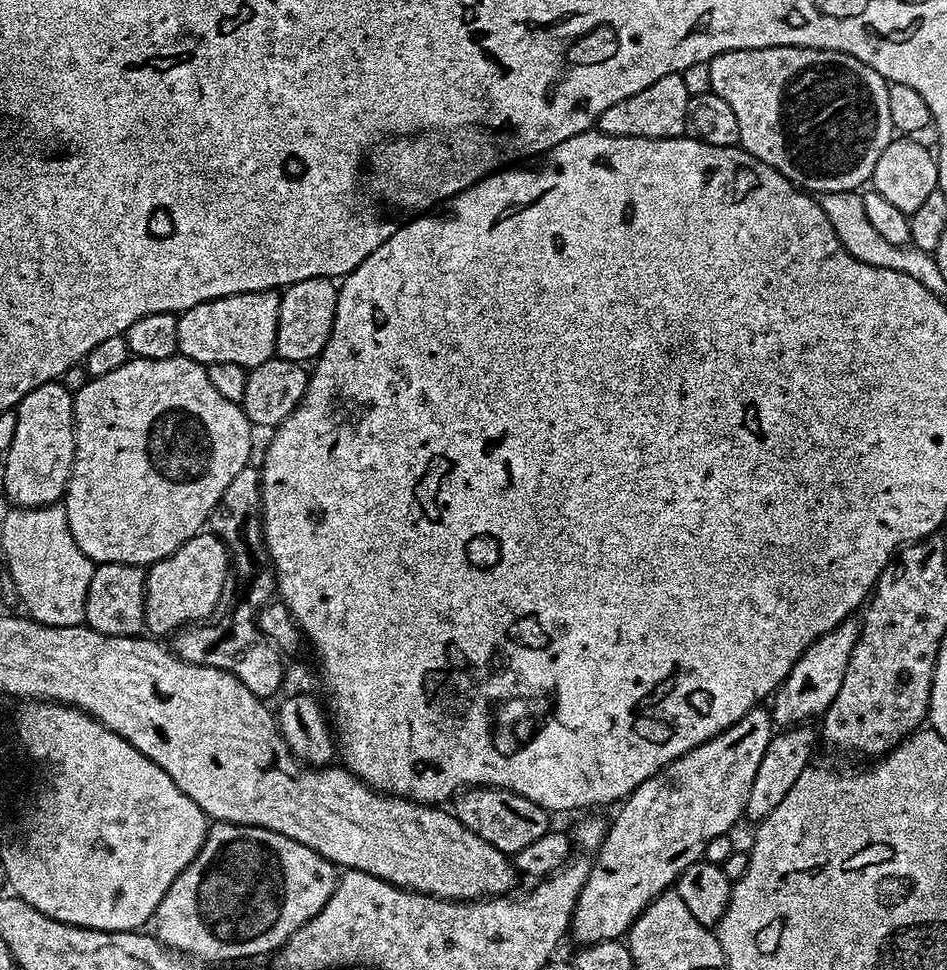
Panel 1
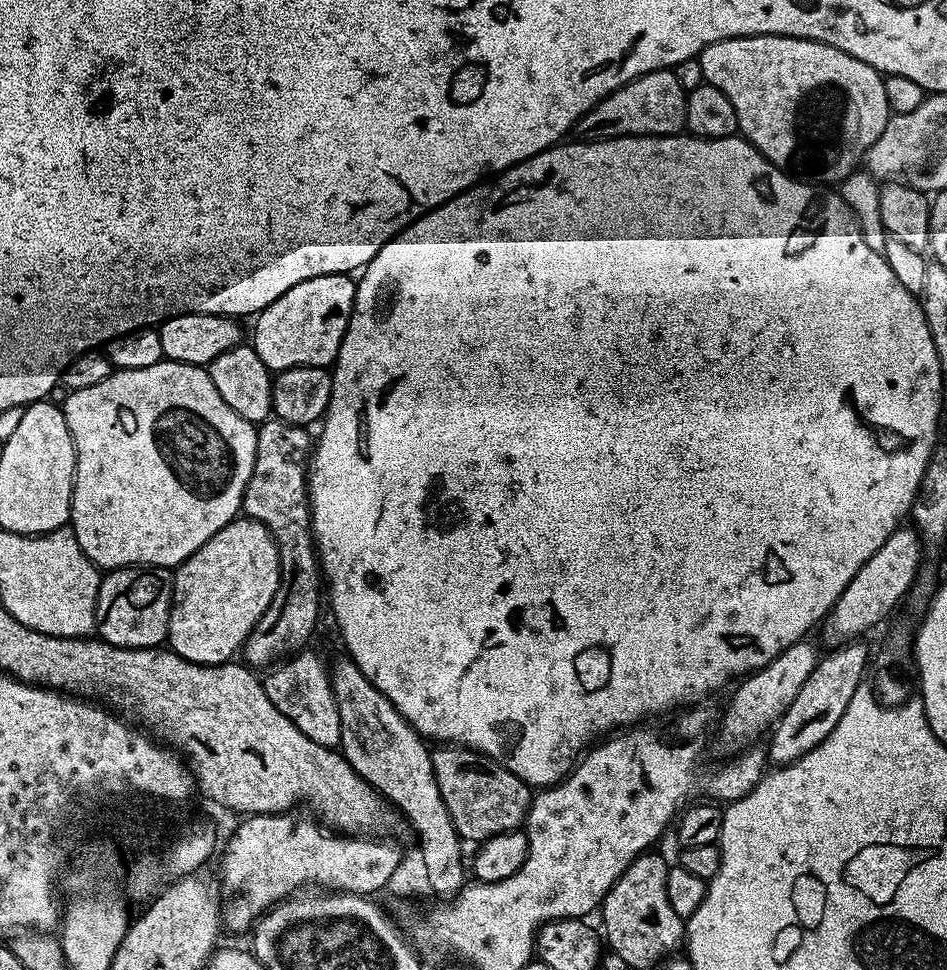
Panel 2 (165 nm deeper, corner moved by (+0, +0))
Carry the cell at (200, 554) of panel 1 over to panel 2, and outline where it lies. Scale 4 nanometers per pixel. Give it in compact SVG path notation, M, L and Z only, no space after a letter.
M237 518L210 538L175 569L167 647L192 664L227 664L243 649L258 621L280 589L280 551L262 522Z

